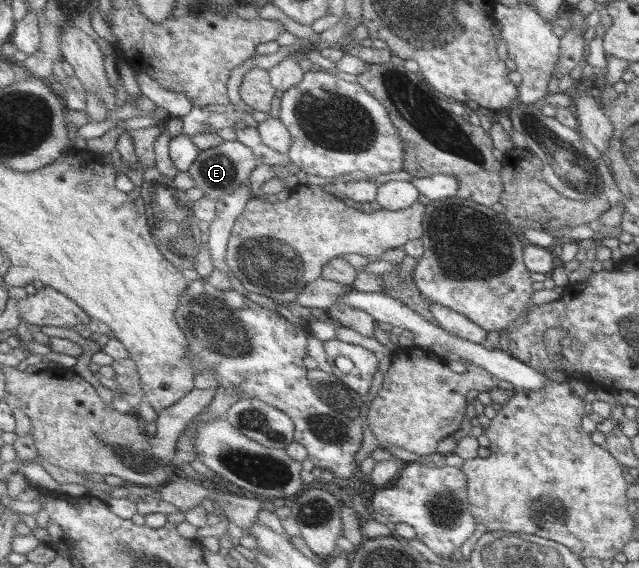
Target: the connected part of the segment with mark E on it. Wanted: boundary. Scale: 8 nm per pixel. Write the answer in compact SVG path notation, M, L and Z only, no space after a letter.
M228 140L214 149L202 150L189 172L195 179L196 187L203 191L204 197L218 201L236 193L243 185L249 183L252 174L260 164L251 147L238 140Z

